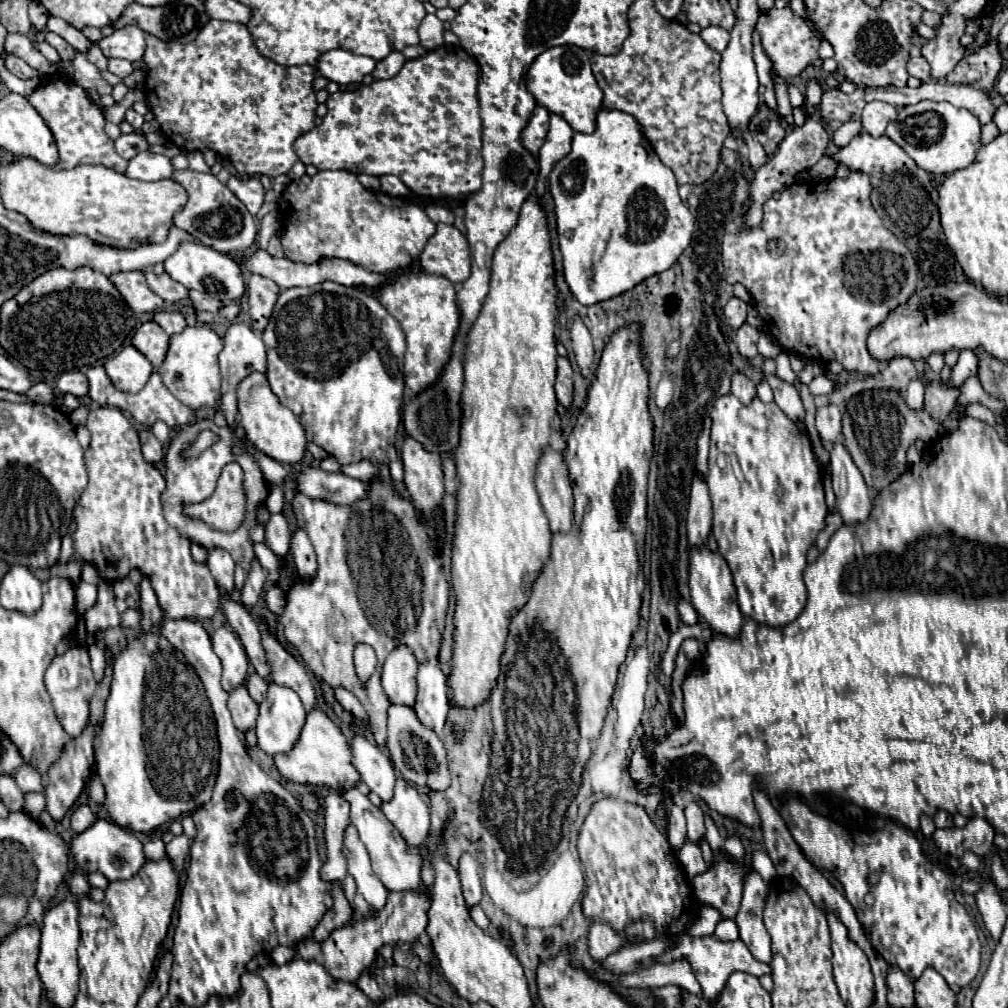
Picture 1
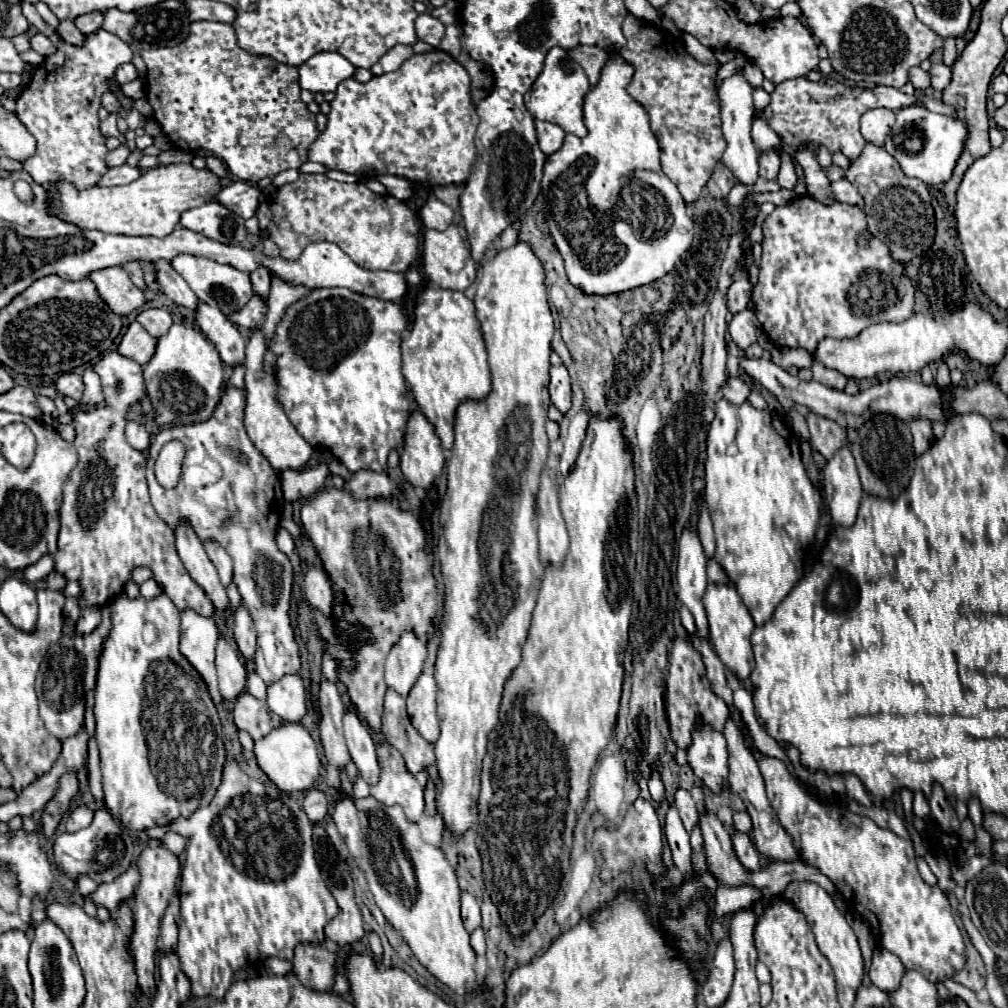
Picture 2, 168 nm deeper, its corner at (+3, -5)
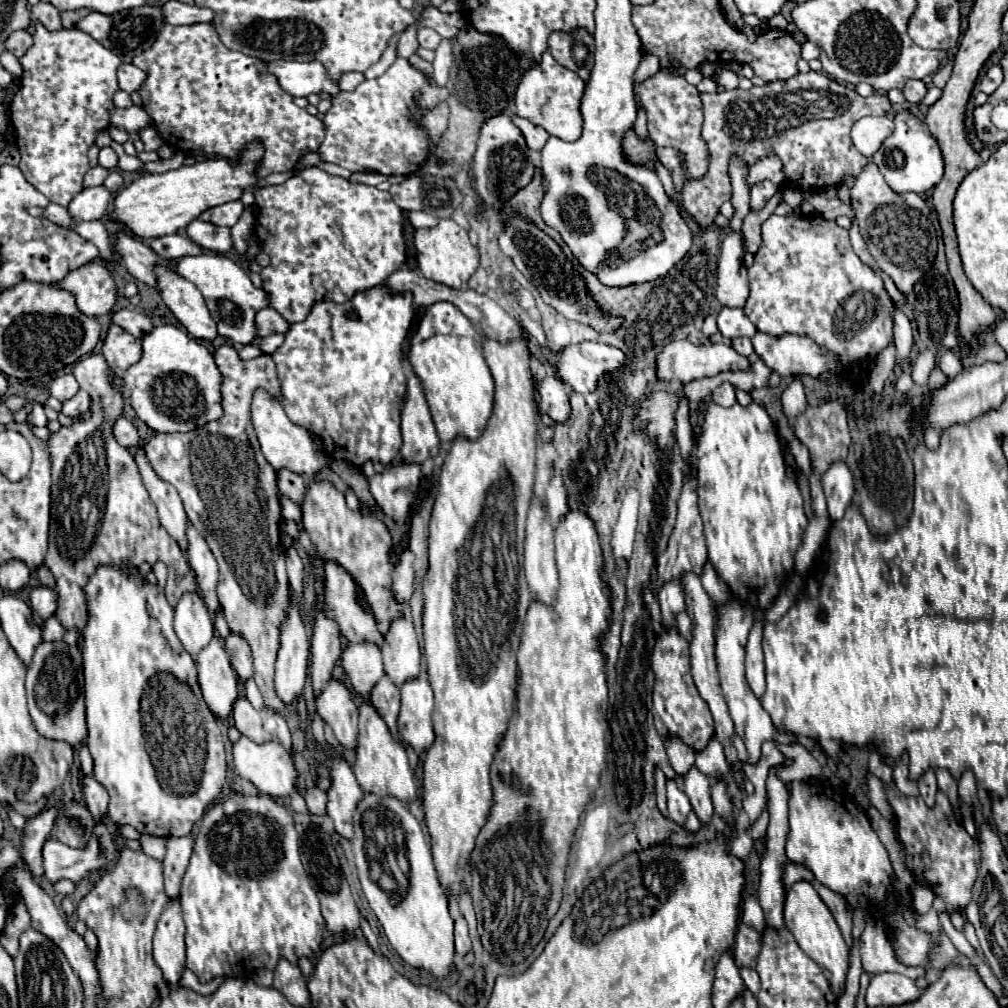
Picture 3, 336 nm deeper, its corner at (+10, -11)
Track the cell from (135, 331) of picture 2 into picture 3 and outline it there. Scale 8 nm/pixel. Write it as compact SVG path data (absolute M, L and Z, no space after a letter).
M111 324L107 328L101 352L115 372L125 372L131 364L135 364L141 358L141 340L125 332L123 328Z

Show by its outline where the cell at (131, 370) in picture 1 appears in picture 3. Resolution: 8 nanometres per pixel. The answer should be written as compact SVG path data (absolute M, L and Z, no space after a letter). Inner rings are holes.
M89 354L85 360L81 358L75 368L73 376L77 378L79 386L89 392L91 396L91 420L79 419L73 422L73 426L62 426L53 436L45 440L45 450L51 460L51 526L49 526L49 552L45 556L45 566L53 570L53 576L57 580L55 592L57 592L57 612L55 618L63 624L63 628L71 630L83 630L87 624L87 608L85 608L85 584L91 578L91 574L101 564L131 564L139 566L143 562L155 564L157 560L163 560L169 566L169 580L165 586L165 596L171 606L176 606L179 598L185 592L195 592L195 576L189 568L189 562L185 554L181 552L179 544L165 532L165 528L159 522L157 508L153 500L149 498L149 492L141 484L141 476L137 472L137 464L133 460L133 454L119 446L113 438L113 424L123 414L123 396L113 386L113 370L107 366L105 358L99 354ZM95 440L101 442L101 454L89 454L87 446L95 446Z

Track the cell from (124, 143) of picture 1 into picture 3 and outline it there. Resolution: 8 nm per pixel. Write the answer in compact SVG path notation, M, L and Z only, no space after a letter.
M95 166L91 168L87 174L85 174L85 180L83 180L83 188L93 188L93 186L101 186L103 180L107 178L109 170L105 170L103 166Z

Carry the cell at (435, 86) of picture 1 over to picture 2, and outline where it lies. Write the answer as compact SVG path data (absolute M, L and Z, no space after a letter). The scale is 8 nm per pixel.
M442 50L414 54L396 72L374 76L366 84L350 78L338 86L330 108L326 130L308 148L310 162L320 162L326 168L342 170L356 178L394 174L430 188L468 182L470 168L476 162L474 132L478 128L478 114L470 98L470 76L450 54Z

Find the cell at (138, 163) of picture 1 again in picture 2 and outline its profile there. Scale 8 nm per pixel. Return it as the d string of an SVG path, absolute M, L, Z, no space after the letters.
M122 164L122 166L116 166L116 168L110 168L102 180L98 182L98 186L120 186L120 184L128 184L128 182L134 182L136 178L140 178L142 170L138 166L128 166L128 164Z

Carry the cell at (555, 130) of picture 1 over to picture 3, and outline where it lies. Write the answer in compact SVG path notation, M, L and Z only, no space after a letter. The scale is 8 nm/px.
M511 116L511 120L513 120L513 124L521 130L521 134L523 134L523 138L525 138L525 142L527 142L527 146L529 148L533 148L533 150L541 150L543 146L545 146L545 142L549 140L549 134L541 128L541 126L535 126L533 122L529 122L529 120L525 120L525 118L519 118L519 116Z

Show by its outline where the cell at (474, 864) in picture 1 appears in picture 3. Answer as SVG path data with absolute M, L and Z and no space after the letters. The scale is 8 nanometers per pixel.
M459 916L455 920L455 950L457 950L457 954L471 952L471 938L469 938L467 922L463 916Z

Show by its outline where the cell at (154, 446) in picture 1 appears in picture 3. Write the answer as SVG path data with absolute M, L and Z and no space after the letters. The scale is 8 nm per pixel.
M123 416L117 418L117 422L113 426L113 436L125 448L135 448L139 444L139 434L137 434L135 426L127 418L123 418Z

